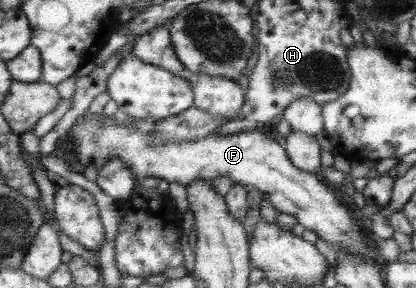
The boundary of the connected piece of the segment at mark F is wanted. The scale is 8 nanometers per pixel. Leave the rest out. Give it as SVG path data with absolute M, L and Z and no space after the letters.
M88 111L72 129L67 140L72 143L75 159L81 169L106 167L110 161L120 157L128 169L132 169L140 179L156 177L168 183L178 183L185 187L194 186L203 180L215 180L217 177L229 177L234 183L246 187L259 188L269 195L271 203L281 211L298 219L306 229L318 231L322 239L337 245L337 249L346 248L362 256L370 255L370 247L362 241L361 228L352 227L352 215L340 203L334 186L321 179L318 174L304 171L298 167L288 153L283 139L271 139L260 128L254 131L242 131L237 134L218 135L216 132L184 142L160 142L154 136L156 130L150 125L127 127L119 119L119 114L104 117Z

